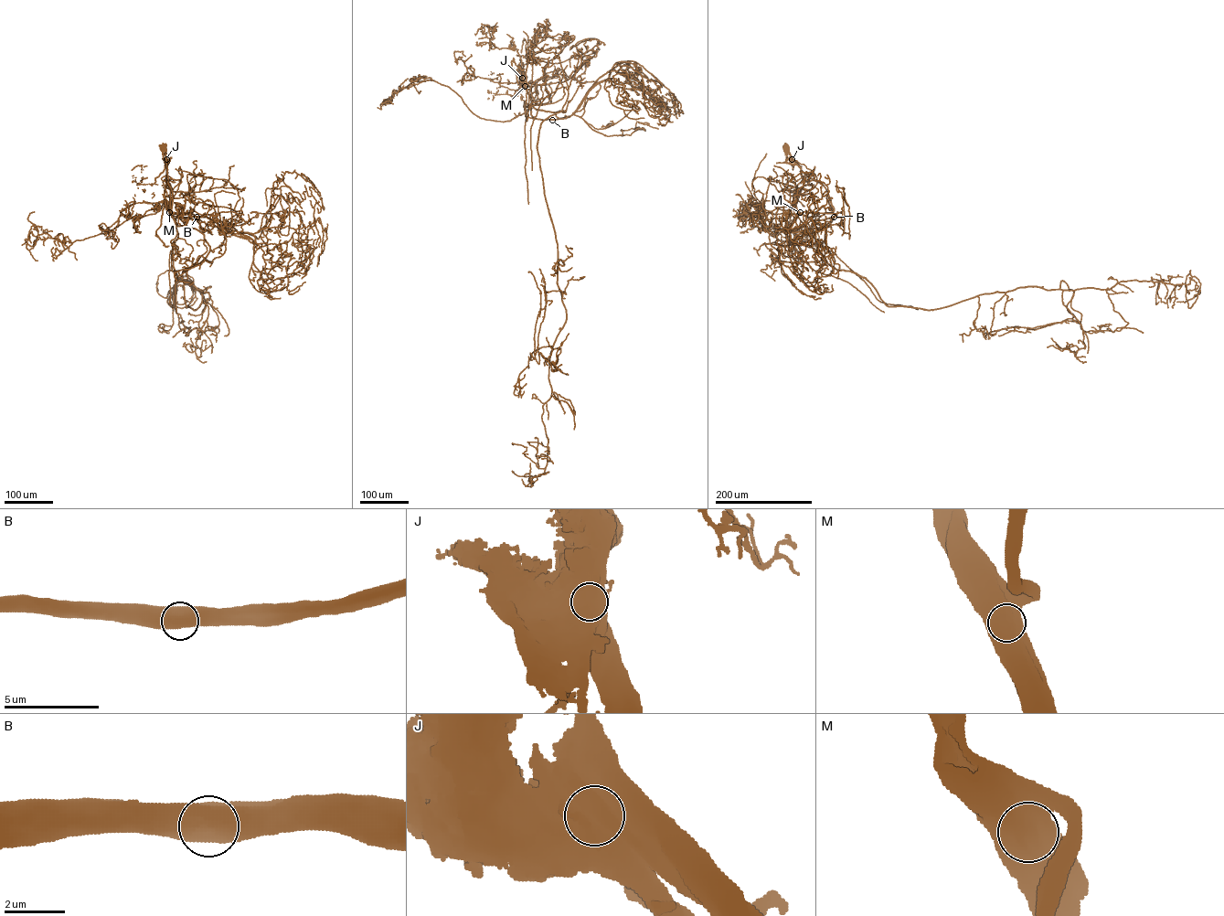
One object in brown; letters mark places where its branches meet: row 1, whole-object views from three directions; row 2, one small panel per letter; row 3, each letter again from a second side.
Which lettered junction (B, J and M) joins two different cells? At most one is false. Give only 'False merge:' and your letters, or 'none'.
False merge: J

